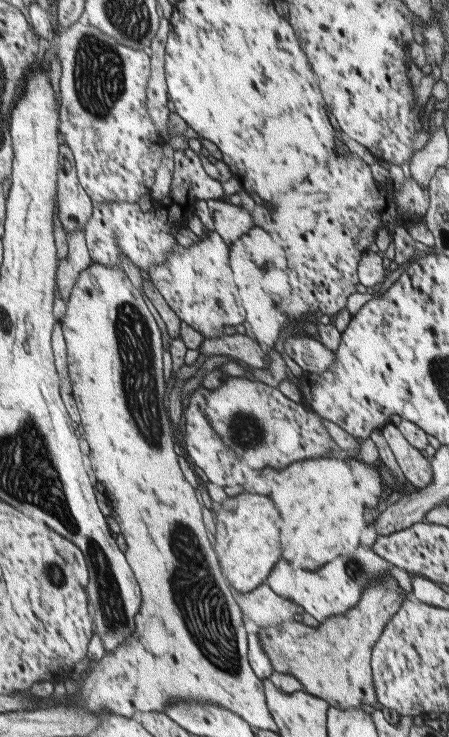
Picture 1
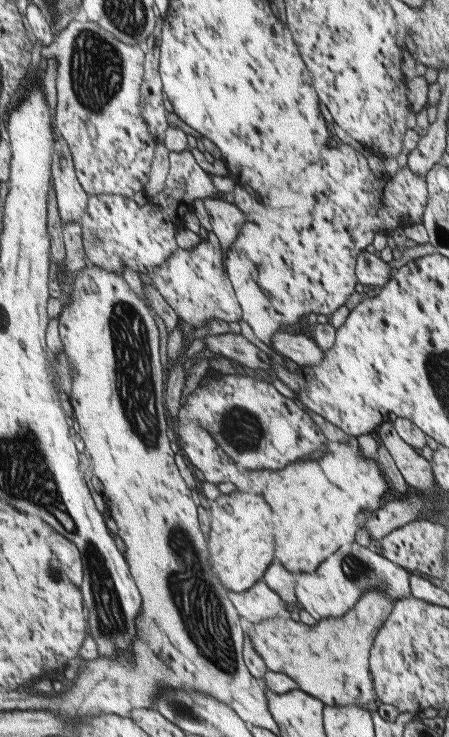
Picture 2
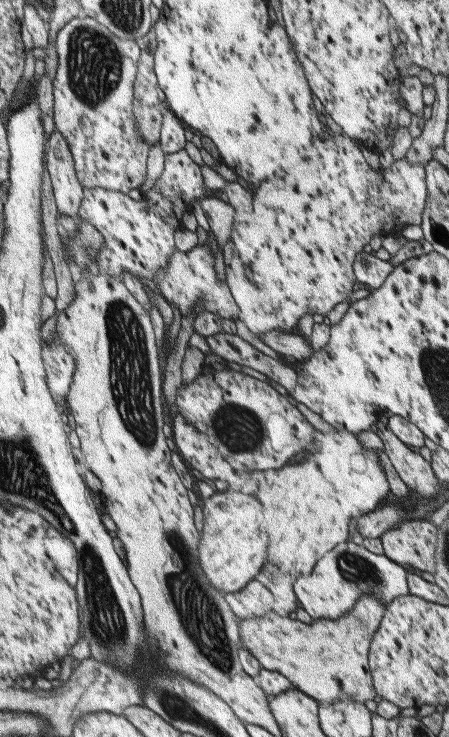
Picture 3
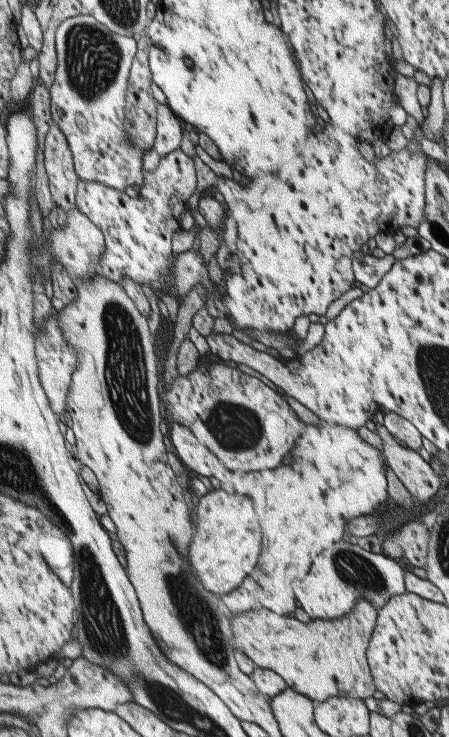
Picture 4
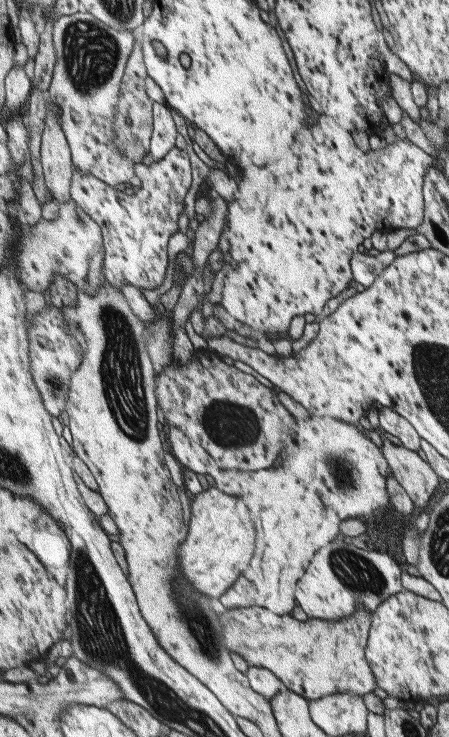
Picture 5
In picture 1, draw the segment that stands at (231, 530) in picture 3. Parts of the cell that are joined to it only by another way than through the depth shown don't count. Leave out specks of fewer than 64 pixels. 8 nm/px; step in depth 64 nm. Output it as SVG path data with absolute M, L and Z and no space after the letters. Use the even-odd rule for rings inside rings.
M239 494L233 498L228 497L223 502L215 503L215 553L219 554L223 574L227 574L228 583L241 593L253 590L259 586L271 568L275 566L275 560L281 558L281 546L279 546L279 530L275 526L275 520L279 518L275 504L267 496L259 494Z

